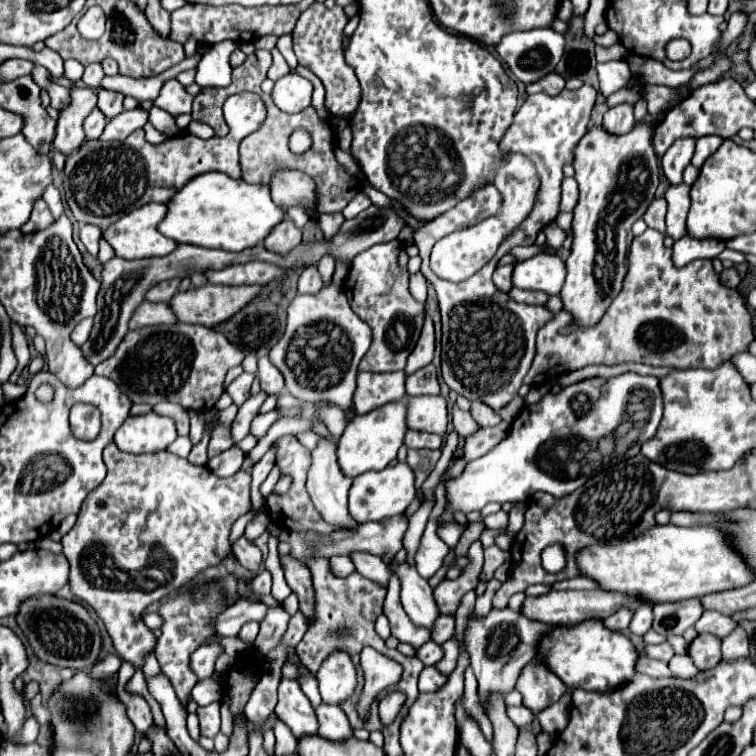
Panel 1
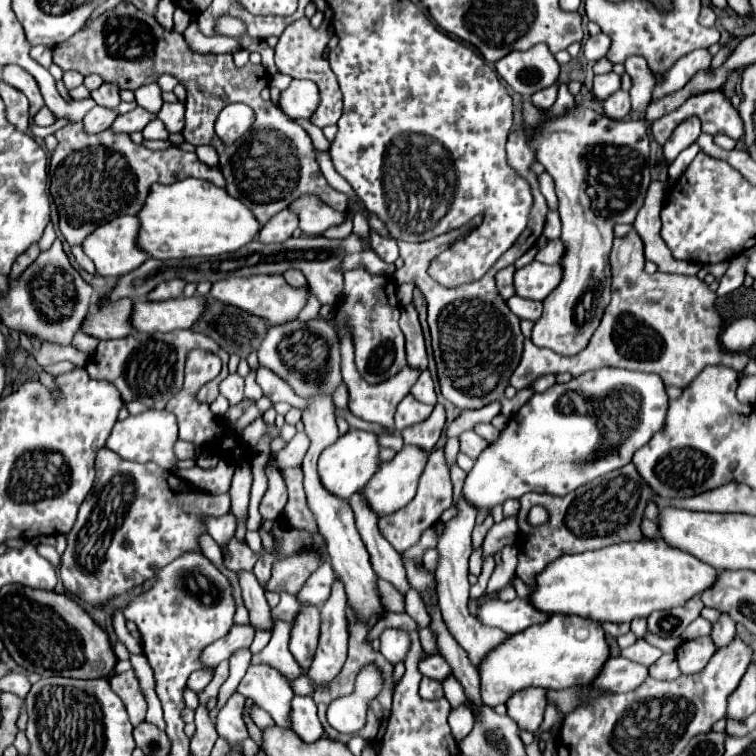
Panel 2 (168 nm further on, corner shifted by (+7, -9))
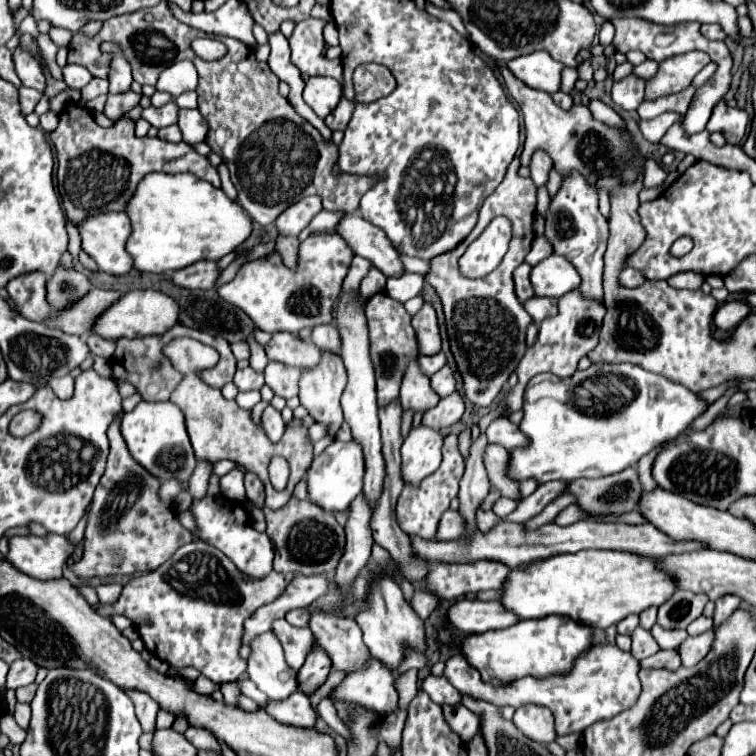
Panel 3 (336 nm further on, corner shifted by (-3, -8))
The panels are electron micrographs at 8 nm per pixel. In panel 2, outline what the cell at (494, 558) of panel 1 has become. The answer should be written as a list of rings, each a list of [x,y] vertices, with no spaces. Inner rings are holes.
[[[505,517],[501,523],[495,523],[483,541],[483,557],[501,551],[501,547],[509,543],[515,543],[517,533],[519,533],[517,517]]]

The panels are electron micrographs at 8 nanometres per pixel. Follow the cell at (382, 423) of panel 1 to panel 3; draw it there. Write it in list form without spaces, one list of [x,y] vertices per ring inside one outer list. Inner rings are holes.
[[[331,442],[317,458],[313,458],[309,470],[307,470],[307,482],[309,482],[309,498],[323,510],[345,510],[351,506],[351,502],[361,494],[363,490],[363,476],[365,476],[365,464],[363,464],[363,448],[359,442]]]

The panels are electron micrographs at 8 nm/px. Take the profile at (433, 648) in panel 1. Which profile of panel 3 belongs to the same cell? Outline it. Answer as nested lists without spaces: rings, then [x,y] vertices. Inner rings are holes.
[[[595,644],[589,652],[579,656],[575,660],[571,674],[553,676],[553,678],[549,676],[545,680],[523,678],[507,686],[491,686],[483,682],[479,670],[475,670],[467,662],[467,658],[461,658],[461,654],[455,654],[445,662],[445,676],[461,694],[469,694],[473,698],[487,700],[499,708],[503,706],[519,708],[523,704],[547,706],[555,716],[557,736],[583,732],[587,726],[599,720],[613,718],[615,714],[631,708],[641,694],[639,670],[641,670],[641,664],[639,660],[633,658],[631,652],[623,652],[617,646],[601,646],[601,644]]]

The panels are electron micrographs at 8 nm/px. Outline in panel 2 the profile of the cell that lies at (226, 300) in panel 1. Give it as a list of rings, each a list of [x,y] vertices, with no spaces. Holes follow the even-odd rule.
[[[179,297],[167,301],[135,301],[131,311],[131,327],[139,333],[169,333],[173,329],[189,329],[197,315],[205,307],[205,301],[199,297]]]

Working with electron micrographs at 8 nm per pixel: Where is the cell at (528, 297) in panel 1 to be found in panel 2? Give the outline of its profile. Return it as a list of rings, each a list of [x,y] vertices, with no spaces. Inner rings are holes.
[[[511,297],[507,301],[509,309],[519,317],[519,319],[529,319],[529,321],[537,321],[541,317],[541,303],[539,301],[531,301],[531,299],[523,299],[523,297]]]

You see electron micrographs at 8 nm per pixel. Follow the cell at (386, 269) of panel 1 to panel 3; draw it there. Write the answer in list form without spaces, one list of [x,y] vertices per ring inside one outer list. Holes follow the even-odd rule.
[[[377,292],[375,296],[369,298],[365,316],[371,338],[371,360],[375,366],[375,380],[377,380],[377,402],[379,406],[385,406],[399,396],[399,386],[403,382],[407,364],[419,356],[417,338],[411,328],[411,316],[407,314],[405,306],[389,298],[385,292]]]

